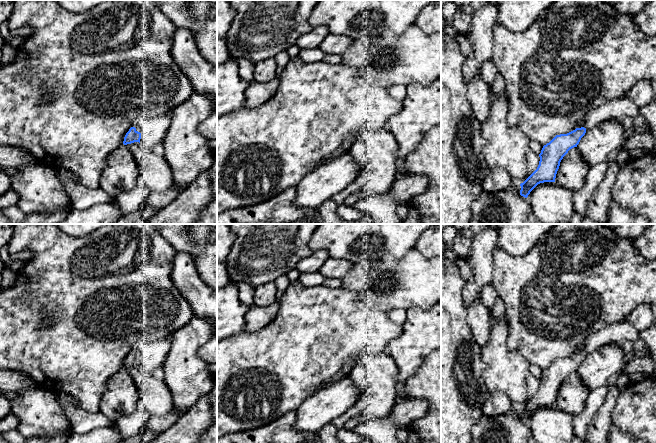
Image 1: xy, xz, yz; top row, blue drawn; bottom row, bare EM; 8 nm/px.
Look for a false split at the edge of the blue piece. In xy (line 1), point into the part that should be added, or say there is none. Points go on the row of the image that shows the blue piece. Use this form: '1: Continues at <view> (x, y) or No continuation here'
1: Continues at xy (153, 130)

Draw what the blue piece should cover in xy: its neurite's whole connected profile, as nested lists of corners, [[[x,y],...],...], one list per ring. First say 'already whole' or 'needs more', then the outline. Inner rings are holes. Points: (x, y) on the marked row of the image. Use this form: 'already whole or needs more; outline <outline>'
needs more; outline [[[171,113],[156,117],[138,116],[124,137],[123,144],[141,143],[153,149],[161,144],[171,123]]]

